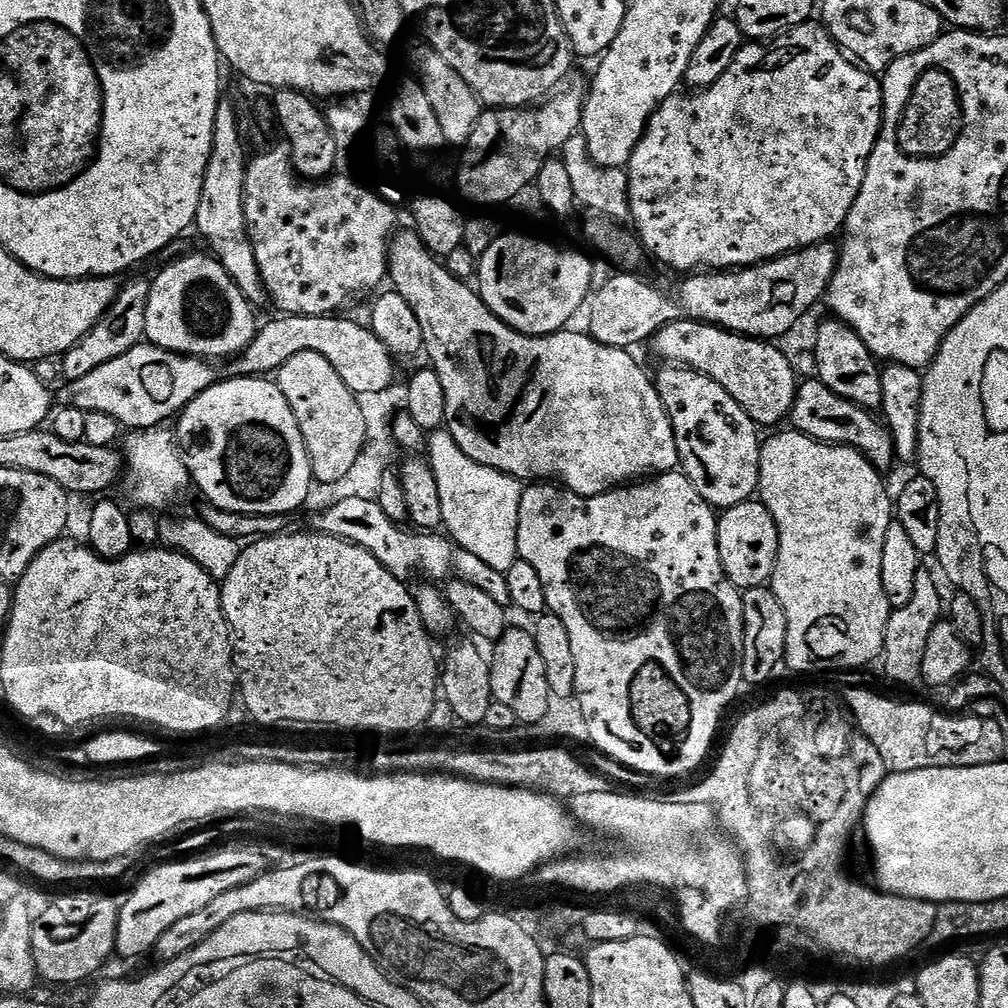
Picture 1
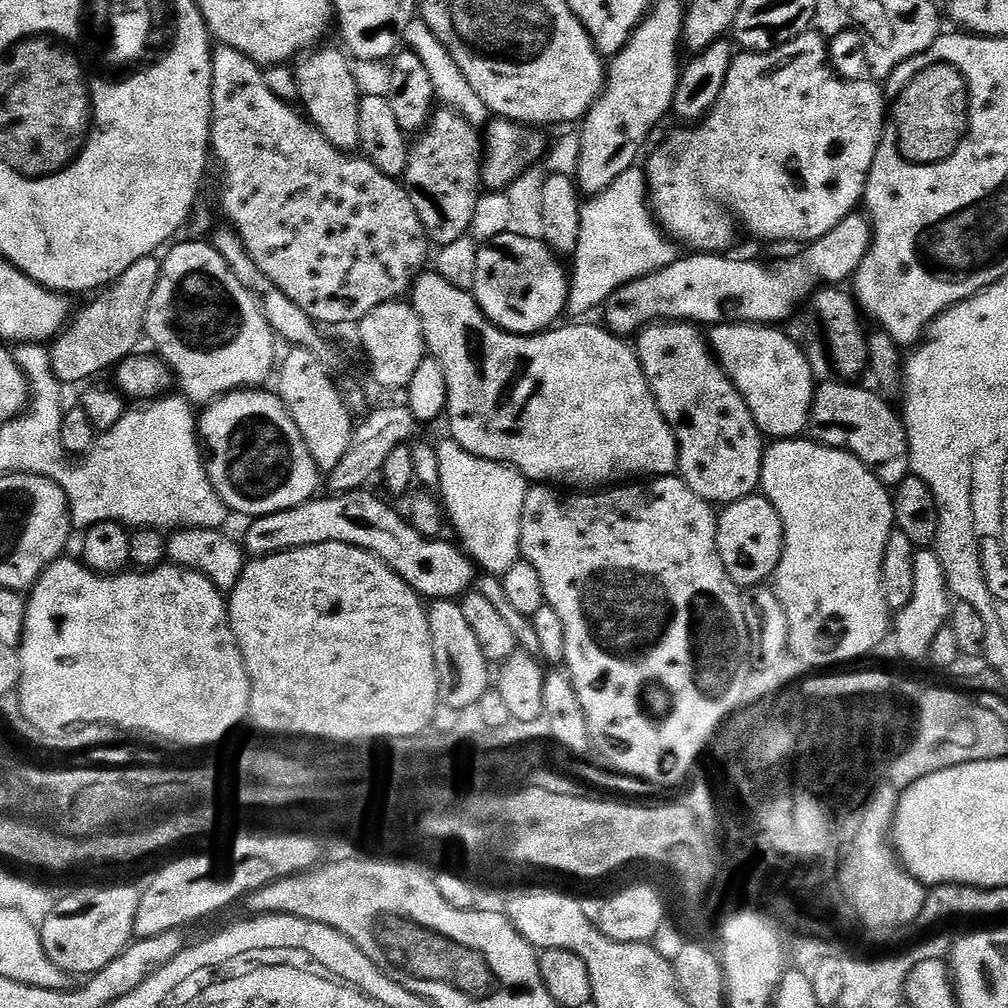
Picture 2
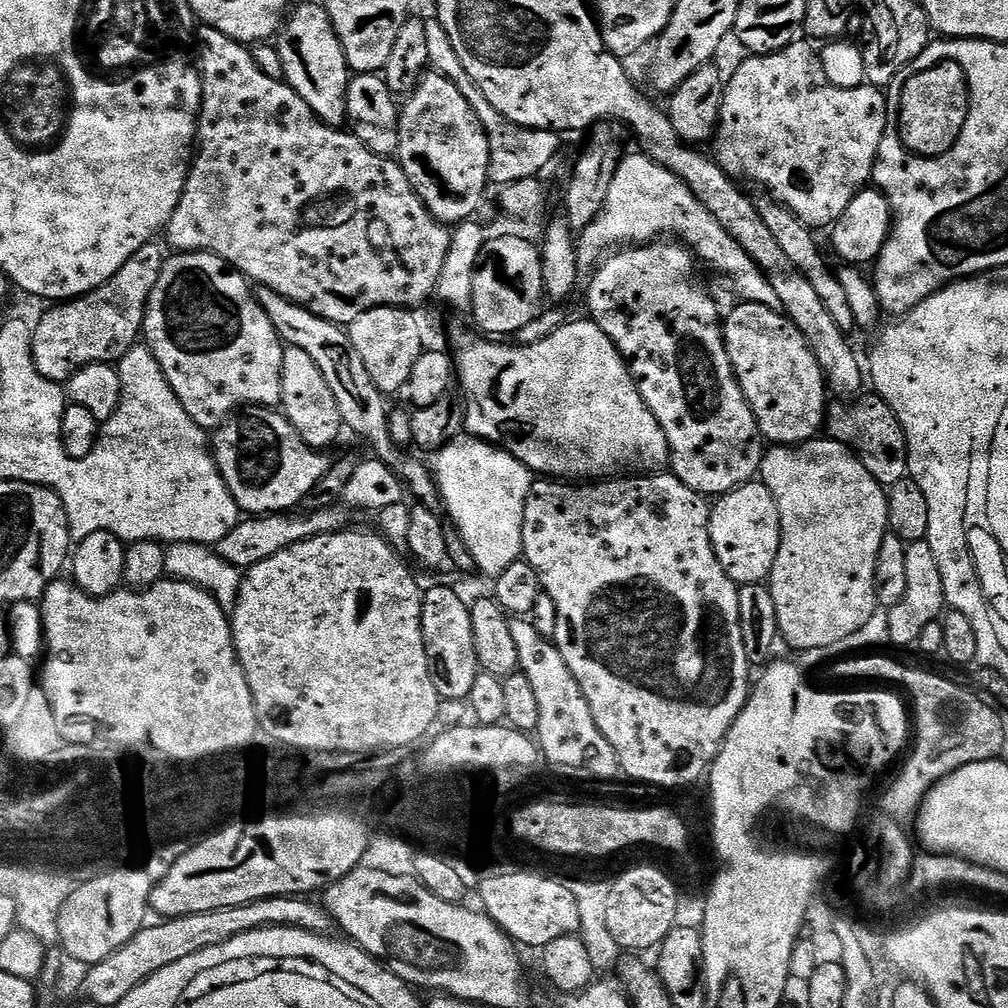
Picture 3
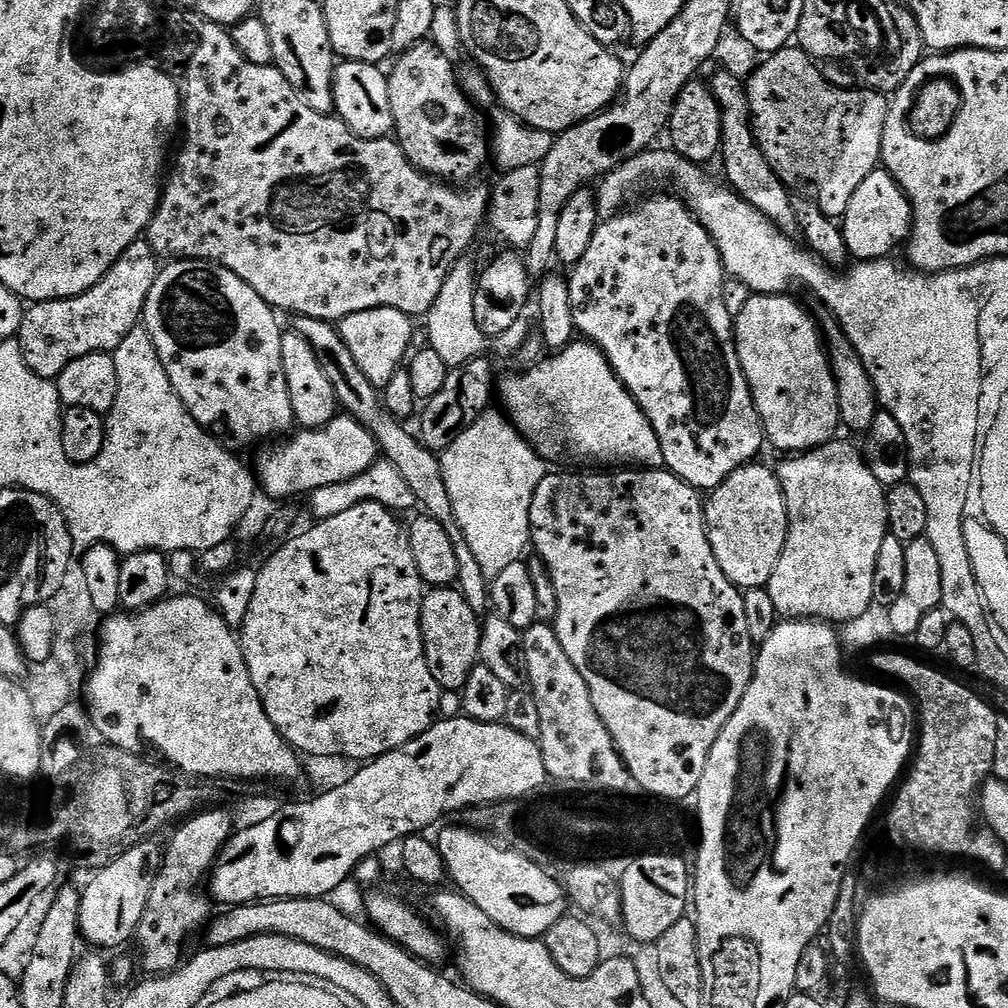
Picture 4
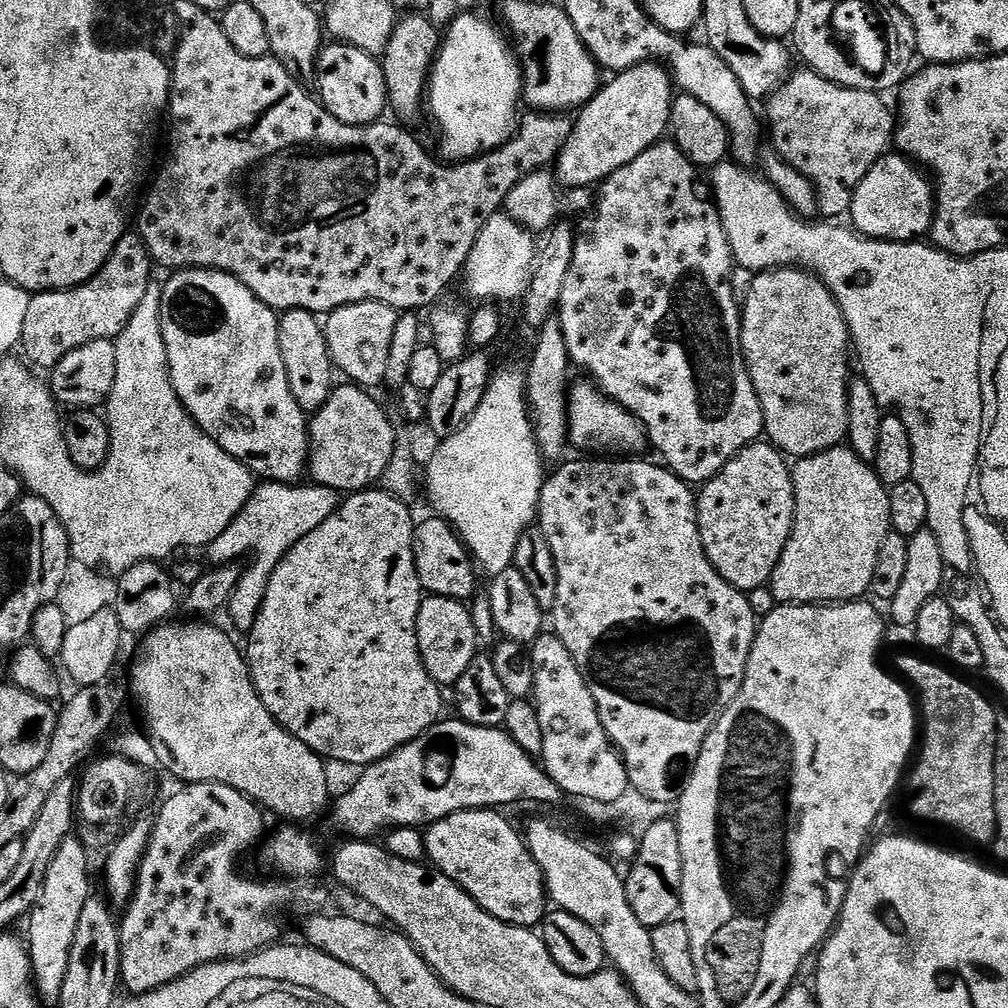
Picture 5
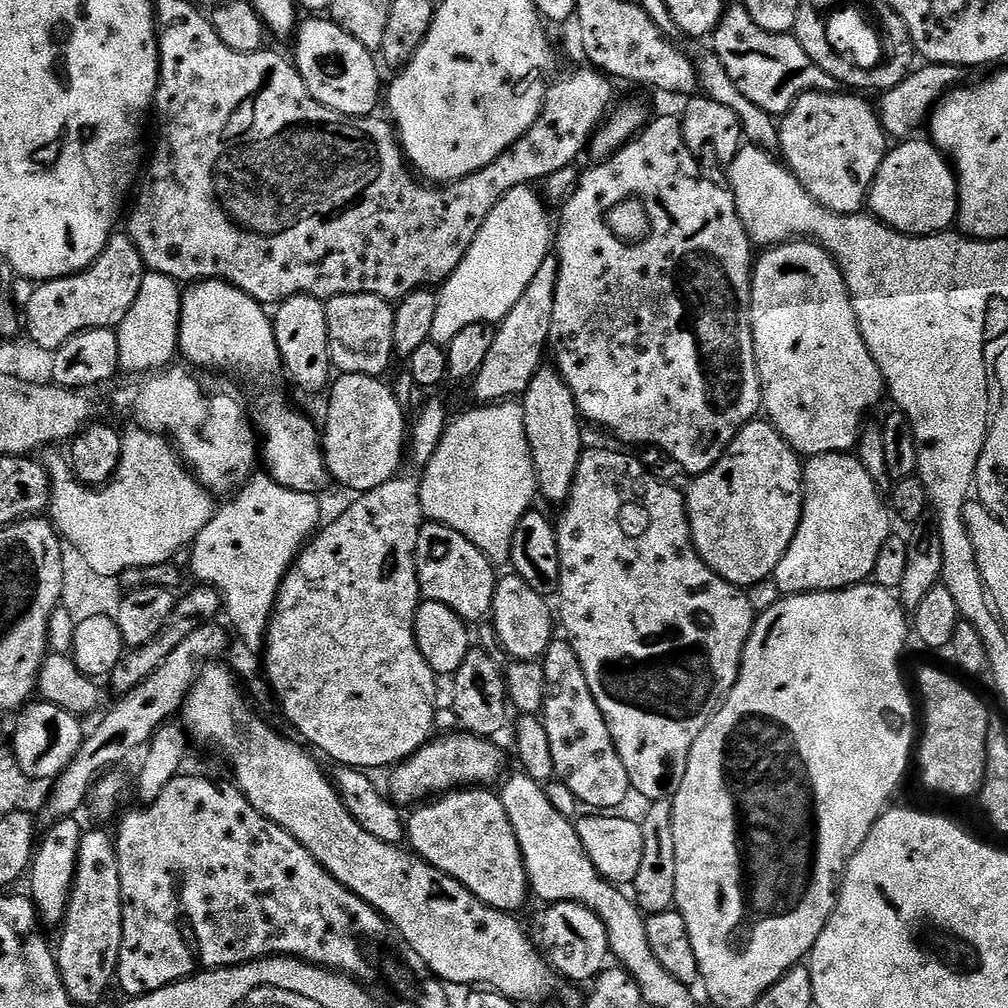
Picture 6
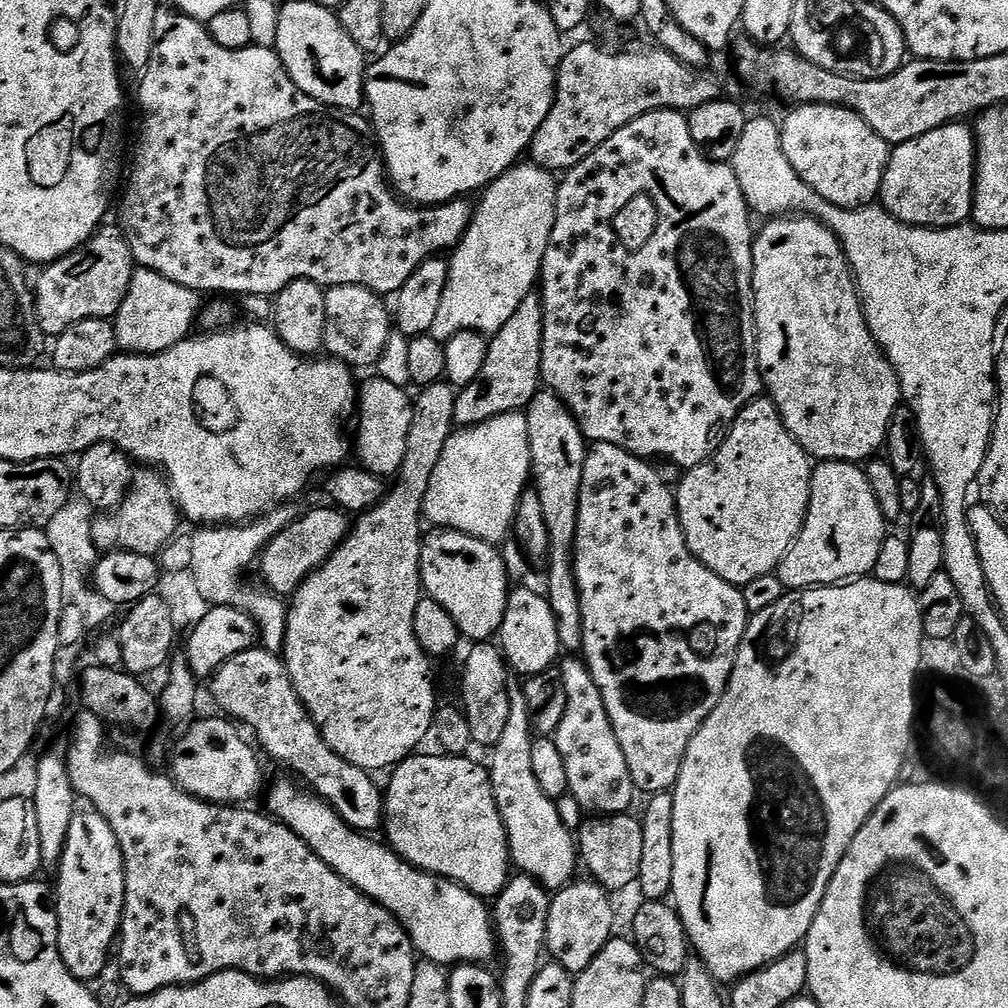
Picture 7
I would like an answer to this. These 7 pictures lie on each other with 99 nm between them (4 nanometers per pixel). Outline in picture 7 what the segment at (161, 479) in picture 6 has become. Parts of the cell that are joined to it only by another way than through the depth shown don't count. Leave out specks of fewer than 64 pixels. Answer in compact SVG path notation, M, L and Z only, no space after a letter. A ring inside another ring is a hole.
M140 470L132 477L132 489L120 507L111 514L100 514L92 521L93 541L100 550L123 549L125 552L156 556L164 551L177 535L176 527L182 524L168 481L159 471Z

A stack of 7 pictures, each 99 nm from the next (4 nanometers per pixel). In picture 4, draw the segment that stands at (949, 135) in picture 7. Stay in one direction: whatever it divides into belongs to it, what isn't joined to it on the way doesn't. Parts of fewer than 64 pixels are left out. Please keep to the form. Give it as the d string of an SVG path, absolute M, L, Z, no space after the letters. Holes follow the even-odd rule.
M877 166L858 190L854 190L854 198L850 198L850 206L846 206L846 214L842 217L842 231L846 238L849 257L861 260L882 260L893 255L896 247L903 245L908 237L912 235L912 203L906 198L902 186L894 180L882 166Z

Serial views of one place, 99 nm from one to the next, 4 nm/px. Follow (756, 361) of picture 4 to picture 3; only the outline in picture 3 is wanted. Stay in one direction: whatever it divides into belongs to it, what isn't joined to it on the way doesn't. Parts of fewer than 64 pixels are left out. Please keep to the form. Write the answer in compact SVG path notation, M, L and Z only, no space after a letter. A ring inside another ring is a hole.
M761 304L737 305L722 320L724 345L761 436L772 446L795 446L817 439L824 426L830 393L806 338L783 311Z

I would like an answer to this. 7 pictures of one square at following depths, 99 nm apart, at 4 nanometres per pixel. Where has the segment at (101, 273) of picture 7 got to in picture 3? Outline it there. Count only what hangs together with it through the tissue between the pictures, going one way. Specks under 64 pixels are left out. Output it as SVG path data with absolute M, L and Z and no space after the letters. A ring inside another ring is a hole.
M153 242L142 246L142 250L134 253L130 262L126 262L126 266L122 266L122 270L114 274L114 278L110 278L85 296L77 296L74 300L66 300L49 307L52 309L40 321L35 321L32 330L32 349L34 366L38 366L38 374L50 378L58 385L63 385L78 370L91 364L115 365L130 349L136 347L144 331L144 315L148 309L148 299L154 286L158 286L158 278L164 269L166 252L158 245L159 243Z

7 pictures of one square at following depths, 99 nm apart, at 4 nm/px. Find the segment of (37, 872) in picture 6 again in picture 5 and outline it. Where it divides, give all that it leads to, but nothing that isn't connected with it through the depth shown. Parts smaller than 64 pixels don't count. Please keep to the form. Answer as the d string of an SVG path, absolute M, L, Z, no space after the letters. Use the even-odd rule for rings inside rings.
M76 834L66 836L50 861L50 870L46 870L42 894L38 894L38 902L34 902L32 911L26 917L26 943L32 962L32 979L36 985L36 995L45 1005L59 1005L62 982L66 982L66 966L70 966L74 933L78 931L78 918L82 918L82 906L86 906L93 895L92 880L88 877L88 857L89 850Z

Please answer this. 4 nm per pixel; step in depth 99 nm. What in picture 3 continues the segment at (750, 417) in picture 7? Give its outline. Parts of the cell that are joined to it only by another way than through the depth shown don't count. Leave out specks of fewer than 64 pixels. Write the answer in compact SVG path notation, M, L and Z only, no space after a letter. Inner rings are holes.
M763 482L743 484L719 497L711 505L708 529L714 554L736 585L759 584L771 577L774 558L778 558L780 519L778 502L774 502L774 494L770 494Z

